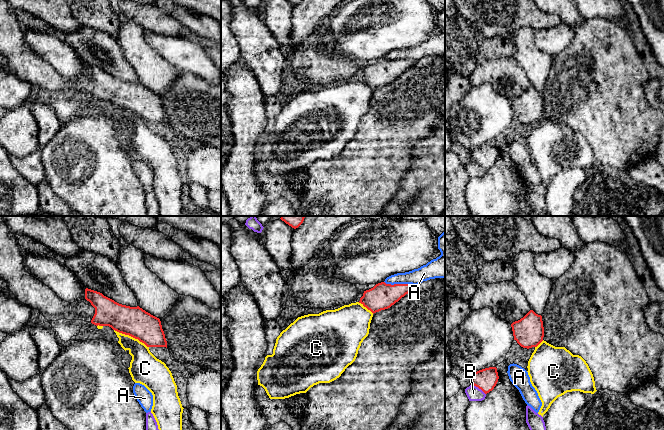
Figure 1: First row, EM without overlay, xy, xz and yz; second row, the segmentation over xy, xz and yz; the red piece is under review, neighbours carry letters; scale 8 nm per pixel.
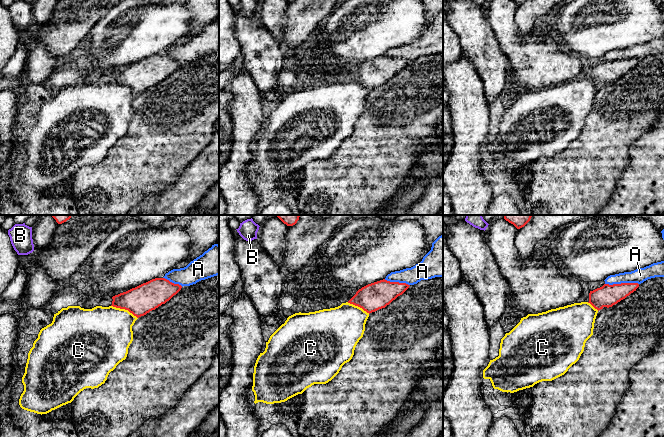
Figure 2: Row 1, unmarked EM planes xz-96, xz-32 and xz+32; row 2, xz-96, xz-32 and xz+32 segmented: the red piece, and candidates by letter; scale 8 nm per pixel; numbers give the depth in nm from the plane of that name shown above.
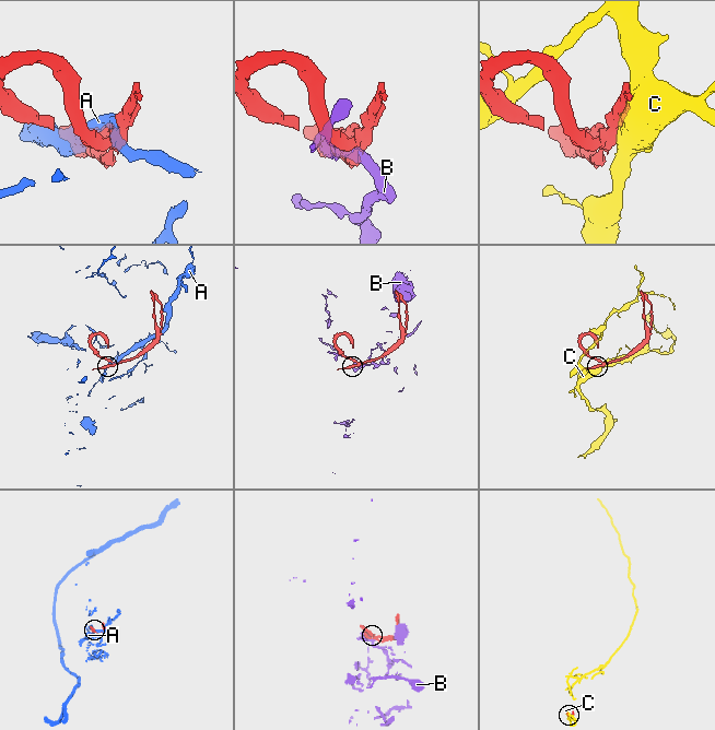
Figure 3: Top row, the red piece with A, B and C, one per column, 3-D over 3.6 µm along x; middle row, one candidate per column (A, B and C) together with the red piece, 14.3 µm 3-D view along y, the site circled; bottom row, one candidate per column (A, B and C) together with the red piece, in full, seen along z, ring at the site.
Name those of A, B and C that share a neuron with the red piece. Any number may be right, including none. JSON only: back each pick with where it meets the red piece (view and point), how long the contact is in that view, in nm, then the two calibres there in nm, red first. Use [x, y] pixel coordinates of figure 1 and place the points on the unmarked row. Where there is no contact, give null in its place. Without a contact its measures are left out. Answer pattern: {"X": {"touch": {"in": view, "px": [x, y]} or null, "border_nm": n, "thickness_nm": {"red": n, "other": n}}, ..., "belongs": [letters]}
{"belongs": []}

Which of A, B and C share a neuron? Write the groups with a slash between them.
A / B / C

